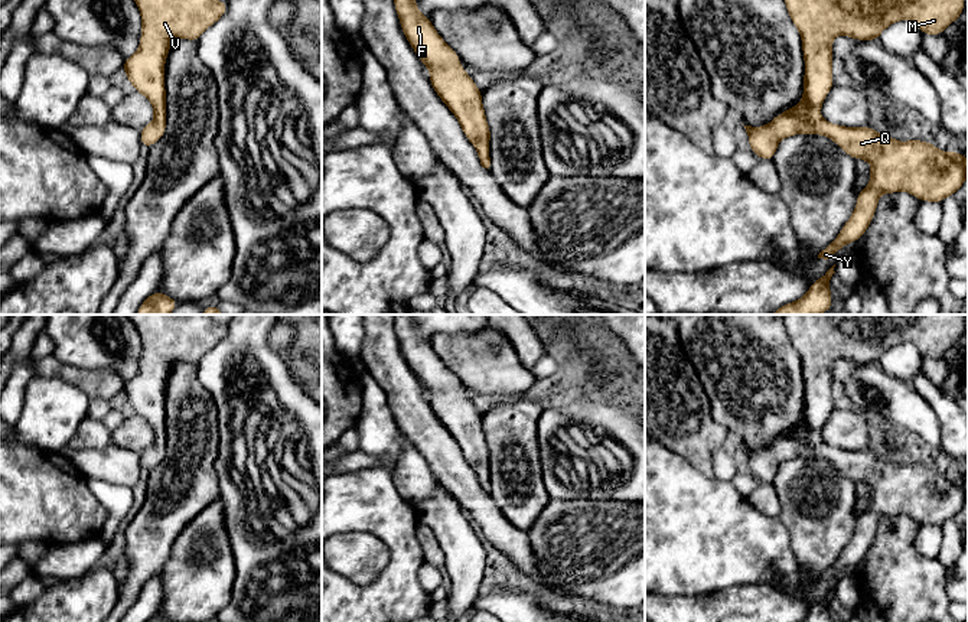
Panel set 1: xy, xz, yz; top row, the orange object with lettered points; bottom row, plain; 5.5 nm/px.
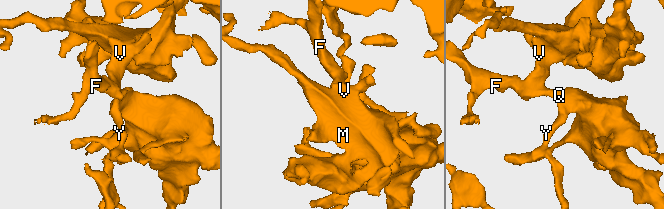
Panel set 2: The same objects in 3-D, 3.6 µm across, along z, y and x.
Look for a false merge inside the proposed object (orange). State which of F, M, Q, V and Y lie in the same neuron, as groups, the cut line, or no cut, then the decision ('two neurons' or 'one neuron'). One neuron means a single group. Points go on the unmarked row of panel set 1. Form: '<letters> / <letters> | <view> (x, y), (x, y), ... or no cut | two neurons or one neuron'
F M Q V Y | no cut | one neuron

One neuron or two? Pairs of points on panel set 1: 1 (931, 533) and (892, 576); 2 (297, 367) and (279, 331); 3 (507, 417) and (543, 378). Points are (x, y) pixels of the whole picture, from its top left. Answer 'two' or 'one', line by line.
1: two
2: one
3: two

